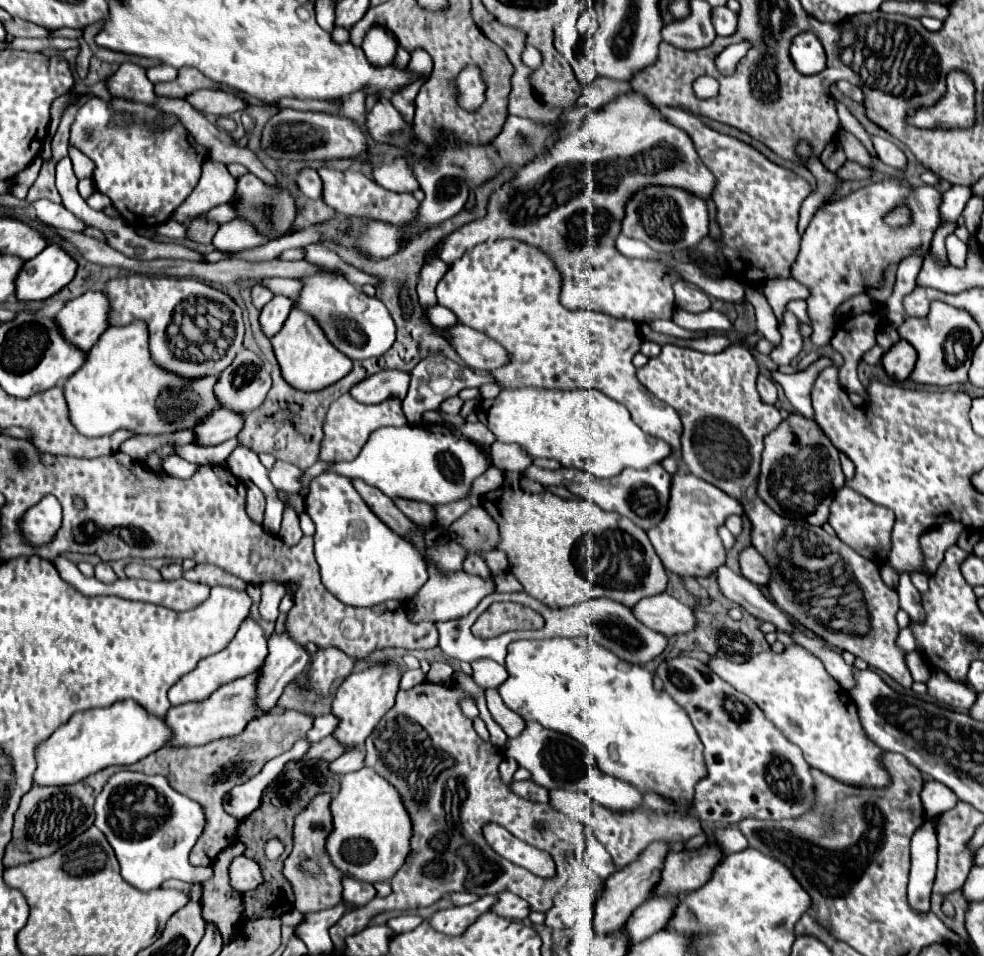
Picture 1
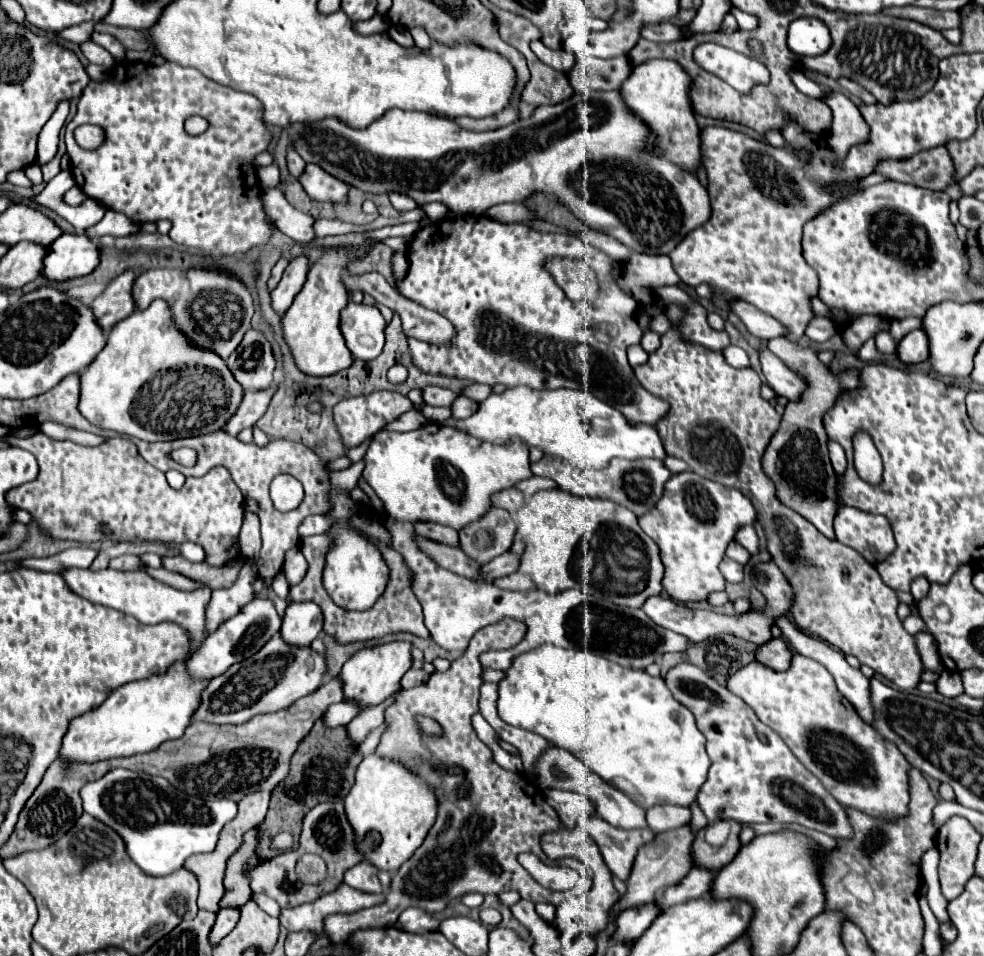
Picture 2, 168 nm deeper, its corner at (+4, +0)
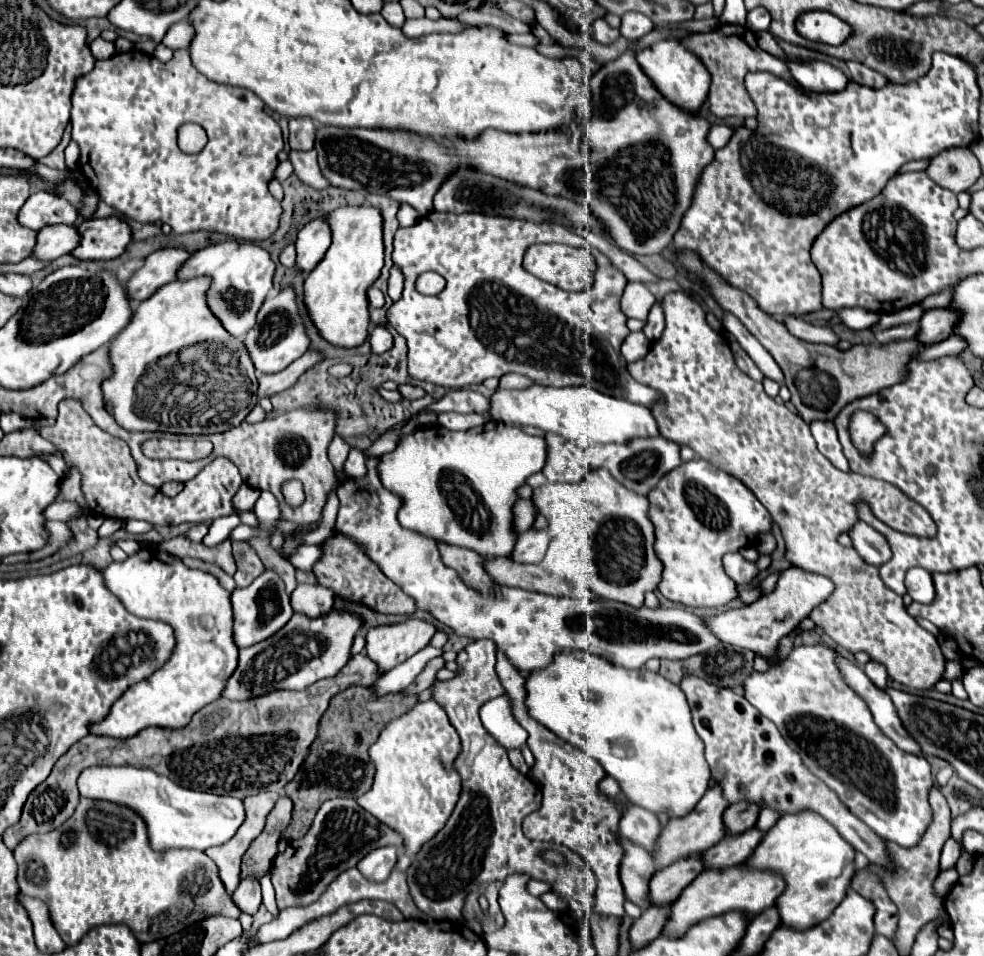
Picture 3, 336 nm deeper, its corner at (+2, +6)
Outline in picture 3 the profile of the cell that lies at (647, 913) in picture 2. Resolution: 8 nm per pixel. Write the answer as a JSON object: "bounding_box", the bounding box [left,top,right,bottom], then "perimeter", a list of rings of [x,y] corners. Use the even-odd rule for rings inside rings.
{"bounding_box":[648,856,702,906],"perimeter":[[[698,856],[684,858],[674,862],[662,870],[656,870],[650,880],[648,890],[648,906],[668,906],[678,894],[702,872],[702,864]]]}

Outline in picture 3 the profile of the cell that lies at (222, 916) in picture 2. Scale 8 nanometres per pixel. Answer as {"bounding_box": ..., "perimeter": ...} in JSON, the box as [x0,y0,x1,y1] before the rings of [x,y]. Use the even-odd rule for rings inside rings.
{"bounding_box":[232,878,262,914],"perimeter":[[[244,878],[238,888],[232,894],[234,904],[244,912],[244,914],[256,914],[260,904],[262,904],[262,896],[260,896],[260,882],[254,878]]]}

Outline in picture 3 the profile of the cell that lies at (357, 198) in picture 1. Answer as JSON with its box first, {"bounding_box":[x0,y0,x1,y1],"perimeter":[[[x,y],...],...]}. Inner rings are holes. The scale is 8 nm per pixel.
{"bounding_box":[290,150,330,190],"perimeter":[[[308,150],[308,152],[290,152],[290,162],[294,166],[294,174],[306,182],[308,186],[314,186],[316,190],[324,190],[330,186],[330,182],[326,182],[324,174],[320,172],[320,166],[316,162],[316,150]]]}

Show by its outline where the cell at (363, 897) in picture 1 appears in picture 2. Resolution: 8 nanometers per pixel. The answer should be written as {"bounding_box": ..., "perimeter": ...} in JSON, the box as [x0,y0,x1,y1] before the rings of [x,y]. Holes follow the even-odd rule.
{"bounding_box":[344,862,382,894],"perimeter":[[[360,862],[354,868],[350,868],[344,874],[344,882],[350,884],[352,888],[358,888],[362,892],[370,892],[370,894],[380,894],[382,892],[382,884],[378,880],[378,868],[372,866],[370,862]]]}

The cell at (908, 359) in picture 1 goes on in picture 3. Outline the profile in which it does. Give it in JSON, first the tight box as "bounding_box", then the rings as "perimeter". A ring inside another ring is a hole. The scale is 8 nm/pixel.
{"bounding_box":[916,308,958,346],"perimeter":[[[946,308],[924,312],[924,316],[920,320],[920,330],[916,334],[918,342],[928,346],[928,344],[936,344],[936,342],[946,340],[952,334],[952,326],[956,320],[958,320],[958,314],[950,312]]]}

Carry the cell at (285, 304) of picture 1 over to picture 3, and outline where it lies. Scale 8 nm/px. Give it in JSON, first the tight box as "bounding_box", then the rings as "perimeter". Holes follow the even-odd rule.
{"bounding_box":[296,218,330,274],"perimeter":[[[322,218],[312,220],[304,230],[298,234],[296,240],[296,268],[302,274],[308,274],[314,270],[314,266],[324,258],[326,250],[330,246],[330,228]]]}

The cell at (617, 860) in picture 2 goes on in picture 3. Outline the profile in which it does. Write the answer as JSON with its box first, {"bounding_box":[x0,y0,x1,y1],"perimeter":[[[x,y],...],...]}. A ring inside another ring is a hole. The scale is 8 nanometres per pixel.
{"bounding_box":[620,838,656,908],"perimeter":[[[620,838],[620,846],[624,848],[624,858],[620,866],[620,880],[626,892],[626,898],[634,904],[646,908],[646,894],[648,894],[648,882],[652,874],[656,872],[654,860],[648,850],[642,850],[642,846],[634,842],[626,842],[626,838]]]}

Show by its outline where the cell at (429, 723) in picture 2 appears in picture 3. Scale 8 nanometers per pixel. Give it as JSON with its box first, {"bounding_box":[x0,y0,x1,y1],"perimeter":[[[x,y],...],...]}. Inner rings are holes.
{"bounding_box":[356,700,462,856],"perimeter":[[[434,700],[418,702],[410,712],[406,712],[400,718],[386,724],[382,728],[382,734],[378,736],[378,740],[370,746],[370,760],[376,768],[374,784],[356,802],[366,812],[374,814],[374,818],[378,818],[382,824],[386,824],[392,830],[398,830],[398,834],[402,834],[404,852],[408,856],[414,856],[422,848],[422,844],[426,844],[428,840],[432,840],[436,836],[436,832],[450,818],[454,804],[458,802],[458,794],[460,794],[462,786],[460,786],[460,776],[452,768],[452,762],[454,762],[458,750],[460,750],[460,738],[456,734],[456,728],[450,724],[450,720],[448,720],[446,712],[440,708],[440,704],[436,704]]]}

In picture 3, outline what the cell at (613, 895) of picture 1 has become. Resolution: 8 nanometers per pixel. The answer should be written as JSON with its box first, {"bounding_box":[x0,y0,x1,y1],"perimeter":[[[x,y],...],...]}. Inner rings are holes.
{"bounding_box":[654,786,726,868],"perimeter":[[[712,786],[704,798],[694,806],[694,810],[682,818],[670,818],[668,824],[662,828],[660,836],[656,838],[654,844],[654,866],[664,868],[670,866],[672,862],[678,862],[682,858],[690,858],[700,854],[702,850],[708,850],[710,846],[718,844],[724,838],[724,824],[722,824],[722,812],[726,808],[726,800],[720,794],[718,786]]]}

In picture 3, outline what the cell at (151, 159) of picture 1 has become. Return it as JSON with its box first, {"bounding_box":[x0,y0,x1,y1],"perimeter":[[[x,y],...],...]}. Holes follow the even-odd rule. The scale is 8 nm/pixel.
{"bounding_box":[70,48,284,242],"perimeter":[[[186,48],[176,50],[174,58],[170,62],[160,62],[158,58],[148,56],[144,52],[138,52],[138,50],[114,54],[108,60],[98,60],[94,70],[88,72],[86,76],[78,78],[78,82],[76,82],[76,90],[74,90],[74,96],[72,96],[72,116],[70,116],[70,122],[72,122],[72,140],[80,146],[80,158],[78,158],[76,170],[86,178],[90,190],[94,190],[108,206],[112,206],[114,210],[120,210],[128,218],[132,218],[136,222],[166,222],[166,224],[172,226],[172,230],[176,234],[188,234],[188,232],[206,230],[206,232],[220,232],[220,234],[234,236],[234,238],[248,240],[248,242],[266,240],[266,238],[270,238],[278,230],[278,222],[280,222],[280,216],[282,216],[282,206],[268,192],[268,184],[270,184],[274,168],[278,164],[278,152],[284,148],[282,130],[280,130],[278,122],[270,114],[264,112],[264,102],[256,94],[252,94],[250,90],[216,84],[216,82],[210,82],[206,76],[198,74],[198,70],[194,70],[194,66],[190,62],[190,54],[188,54]],[[184,122],[198,122],[200,126],[204,126],[204,130],[208,134],[208,144],[204,146],[202,152],[198,152],[198,154],[184,154],[178,148],[178,144],[176,144],[176,130]]]}

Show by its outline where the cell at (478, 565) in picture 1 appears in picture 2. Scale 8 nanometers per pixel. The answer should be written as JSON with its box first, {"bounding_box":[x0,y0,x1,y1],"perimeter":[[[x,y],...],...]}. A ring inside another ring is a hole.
{"bounding_box":[460,508,516,564],"perimeter":[[[492,508],[488,516],[464,528],[460,534],[460,548],[472,556],[472,560],[488,564],[492,558],[510,550],[514,536],[516,524],[510,512],[504,508]]]}

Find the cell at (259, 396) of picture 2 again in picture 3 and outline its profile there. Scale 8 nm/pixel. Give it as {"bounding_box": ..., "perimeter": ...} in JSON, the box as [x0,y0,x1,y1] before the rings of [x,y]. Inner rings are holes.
{"bounding_box":[258,352,322,400],"perimeter":[[[306,352],[304,356],[300,356],[290,366],[286,366],[284,370],[280,370],[276,374],[260,374],[258,376],[258,400],[270,398],[270,396],[274,396],[274,394],[290,388],[300,378],[300,374],[304,374],[318,360],[322,360],[320,354]]]}

